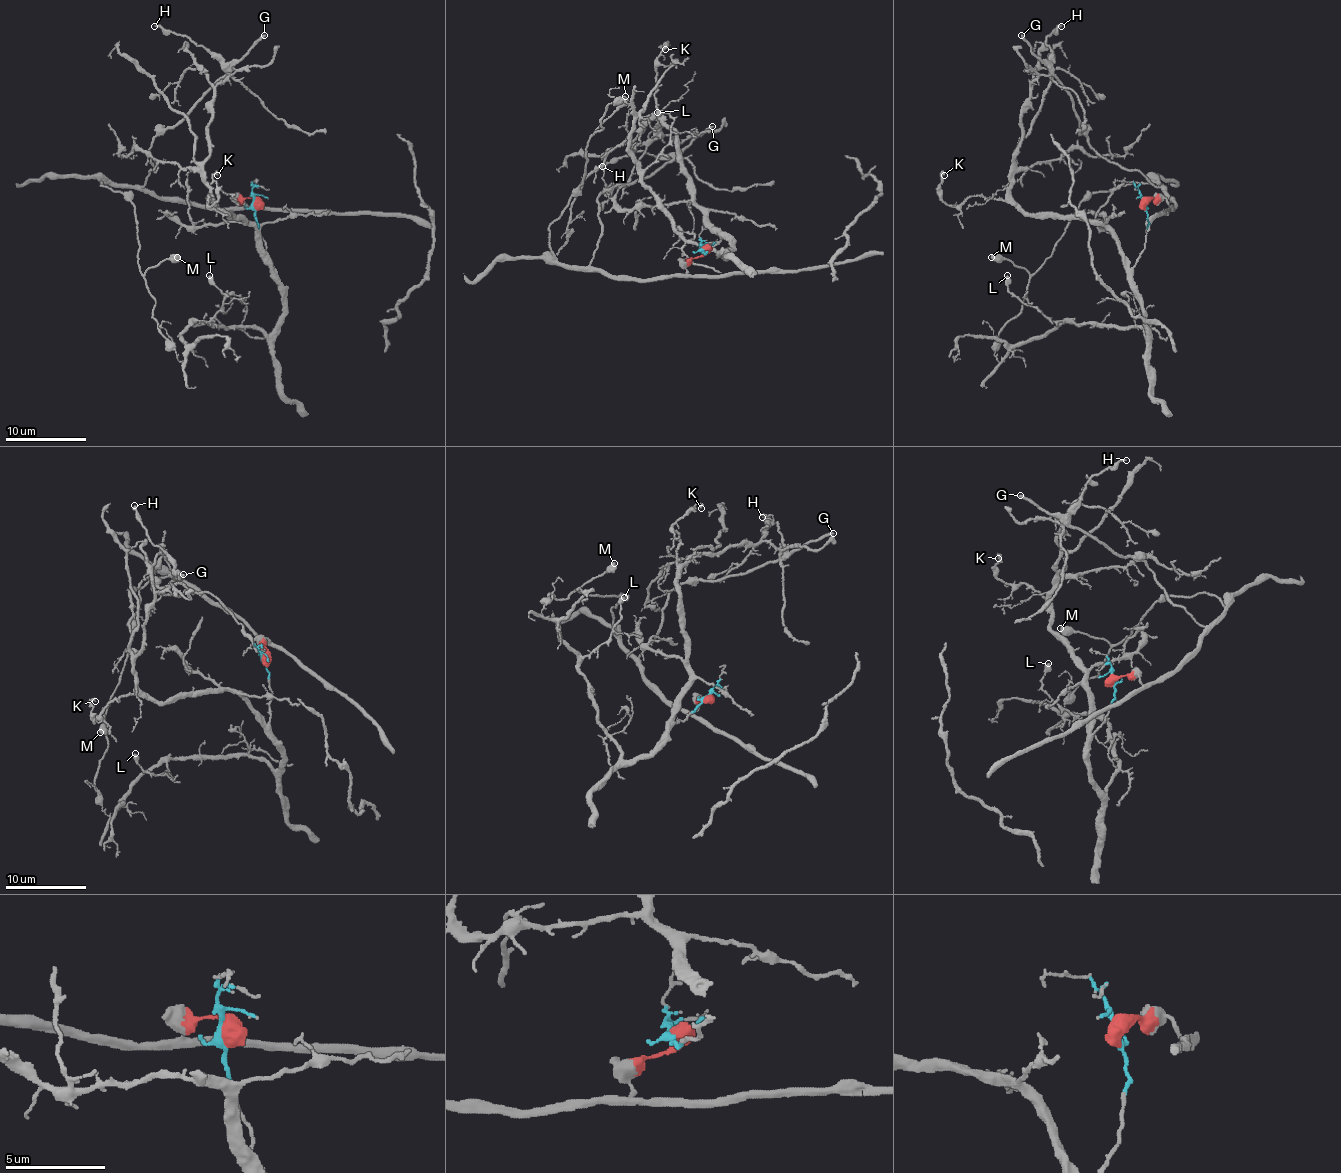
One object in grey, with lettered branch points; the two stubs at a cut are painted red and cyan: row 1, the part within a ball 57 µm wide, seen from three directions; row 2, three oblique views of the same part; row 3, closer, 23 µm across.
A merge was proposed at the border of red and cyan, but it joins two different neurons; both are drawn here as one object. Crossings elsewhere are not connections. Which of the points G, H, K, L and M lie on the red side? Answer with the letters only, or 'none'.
G, H, M

